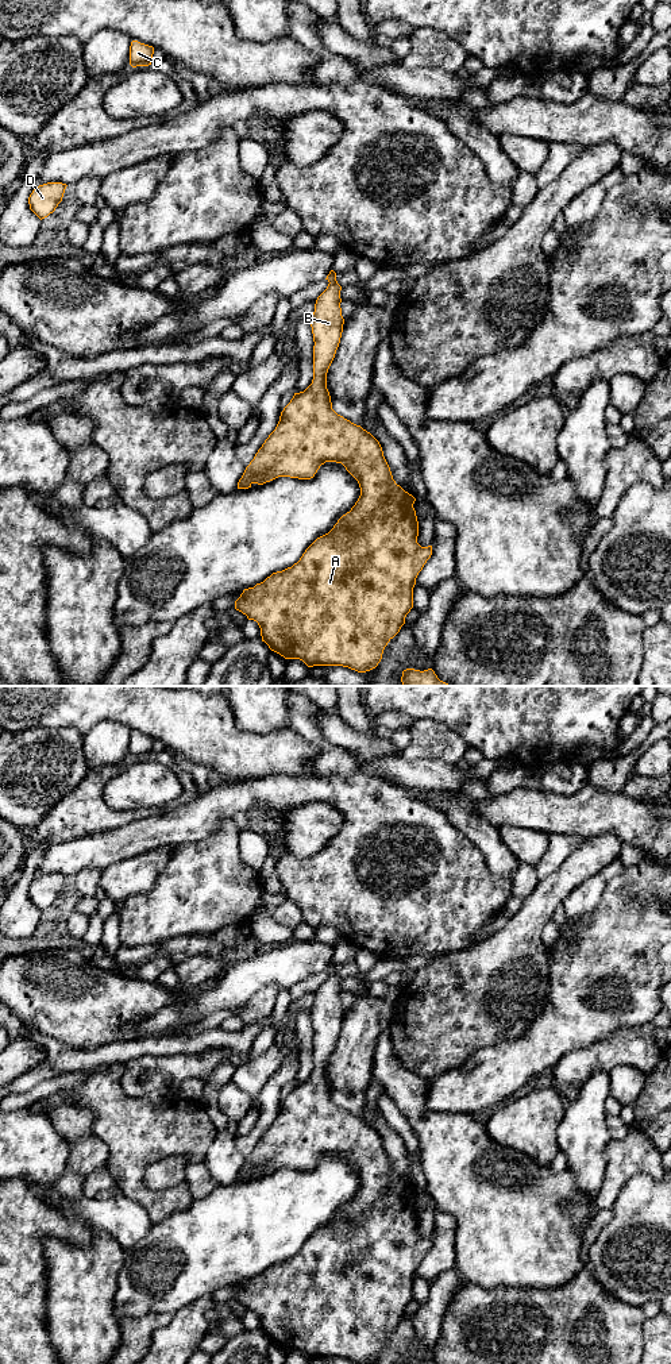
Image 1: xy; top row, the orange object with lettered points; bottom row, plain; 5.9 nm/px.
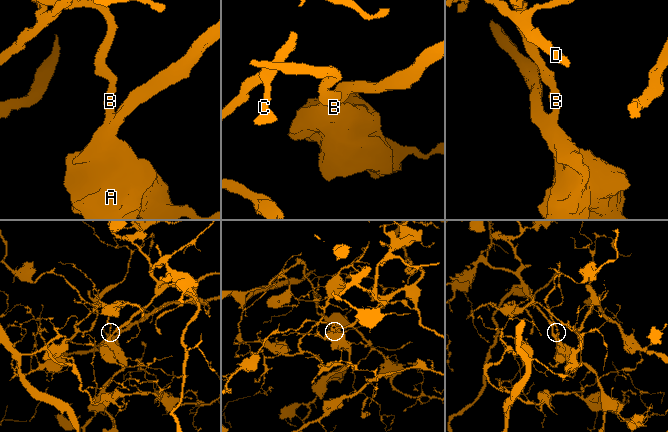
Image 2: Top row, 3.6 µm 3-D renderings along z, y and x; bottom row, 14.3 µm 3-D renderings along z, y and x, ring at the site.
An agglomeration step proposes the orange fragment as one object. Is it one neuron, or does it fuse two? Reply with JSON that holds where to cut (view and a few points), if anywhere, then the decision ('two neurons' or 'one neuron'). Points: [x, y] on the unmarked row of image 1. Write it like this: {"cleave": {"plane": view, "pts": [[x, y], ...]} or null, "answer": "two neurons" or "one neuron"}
{"cleave": null, "answer": "one neuron"}

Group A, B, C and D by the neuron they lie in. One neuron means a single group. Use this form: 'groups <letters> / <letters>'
groups A B C D

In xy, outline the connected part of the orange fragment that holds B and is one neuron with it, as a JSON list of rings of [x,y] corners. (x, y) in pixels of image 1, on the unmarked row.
[[[333,962],[325,970],[329,975],[317,989],[311,1007],[313,1025],[313,1071],[300,1084],[294,1084],[284,1099],[275,1121],[269,1126],[238,1174],[238,1180],[252,1175],[263,1176],[278,1168],[311,1171],[325,1153],[342,1155],[358,1172],[360,1187],[350,1203],[333,1219],[317,1229],[292,1259],[273,1264],[254,1279],[244,1280],[235,1292],[235,1301],[258,1314],[262,1333],[285,1350],[300,1350],[308,1359],[343,1357],[366,1364],[378,1357],[387,1334],[400,1323],[413,1299],[416,1269],[432,1247],[432,1237],[417,1234],[419,1213],[413,1195],[416,1190],[393,1171],[379,1133],[360,1117],[351,1114],[332,1101],[327,1080],[327,1064],[340,1034],[344,1010],[340,999],[342,978]]]

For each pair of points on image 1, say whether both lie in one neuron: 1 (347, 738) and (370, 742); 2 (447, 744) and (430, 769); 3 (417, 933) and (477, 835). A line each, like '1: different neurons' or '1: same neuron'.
1: same neuron
2: different neurons
3: different neurons

